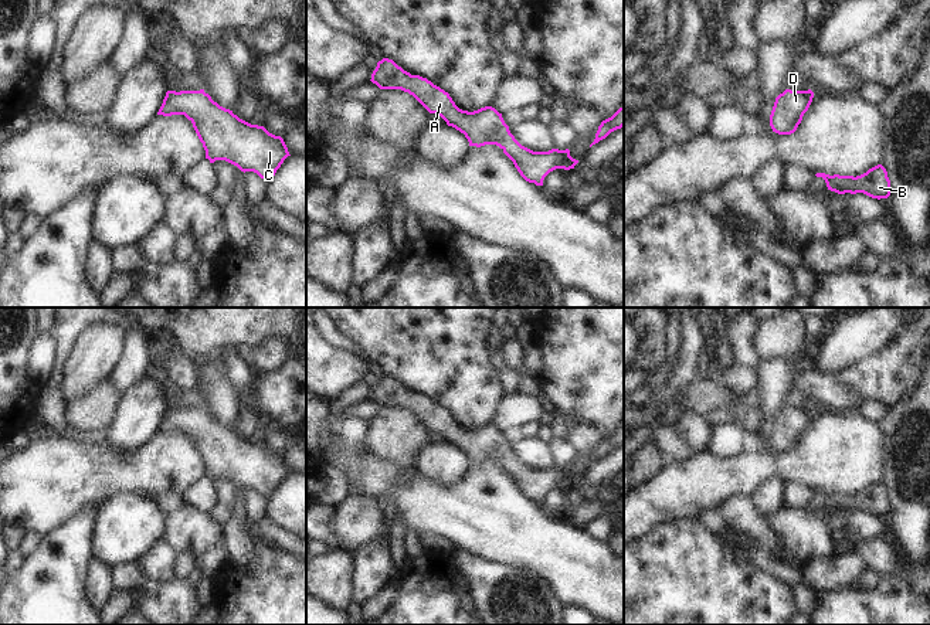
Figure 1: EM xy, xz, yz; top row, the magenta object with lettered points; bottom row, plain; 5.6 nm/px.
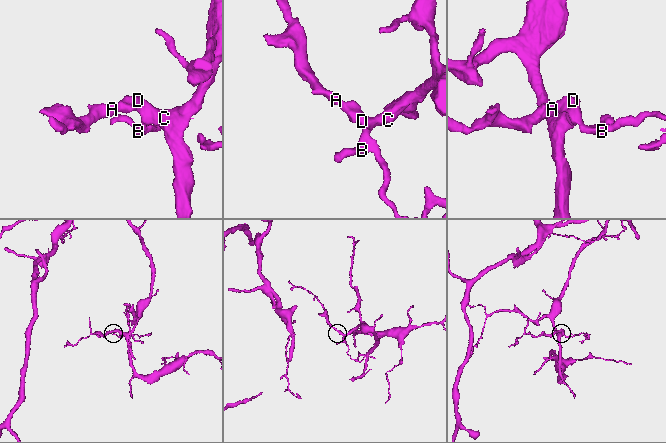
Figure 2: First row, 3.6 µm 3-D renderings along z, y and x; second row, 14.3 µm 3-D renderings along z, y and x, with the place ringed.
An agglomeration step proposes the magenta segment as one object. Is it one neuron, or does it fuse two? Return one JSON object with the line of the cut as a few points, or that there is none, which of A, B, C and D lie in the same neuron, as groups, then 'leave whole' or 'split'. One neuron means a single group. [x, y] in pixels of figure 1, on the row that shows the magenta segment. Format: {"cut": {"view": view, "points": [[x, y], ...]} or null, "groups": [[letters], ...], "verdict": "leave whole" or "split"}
{"cut": null, "groups": [["A", "B", "C", "D"]], "verdict": "leave whole"}

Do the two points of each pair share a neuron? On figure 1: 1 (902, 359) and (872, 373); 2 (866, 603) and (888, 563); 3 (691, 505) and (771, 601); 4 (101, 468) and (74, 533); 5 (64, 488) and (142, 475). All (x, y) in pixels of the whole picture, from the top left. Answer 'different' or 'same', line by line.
1: same
2: different
3: different
4: different
5: same

